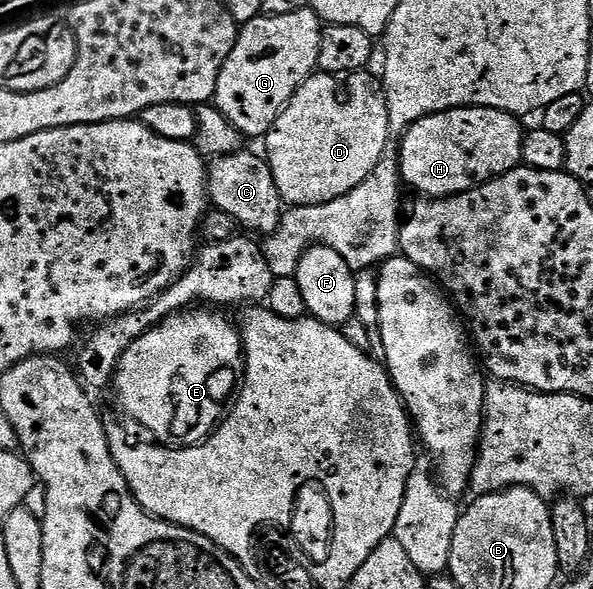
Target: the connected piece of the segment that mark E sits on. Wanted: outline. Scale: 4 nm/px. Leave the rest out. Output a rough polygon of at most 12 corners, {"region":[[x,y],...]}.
{"region":[[220,311],[166,315],[117,364],[162,445],[221,423],[245,371]]}

